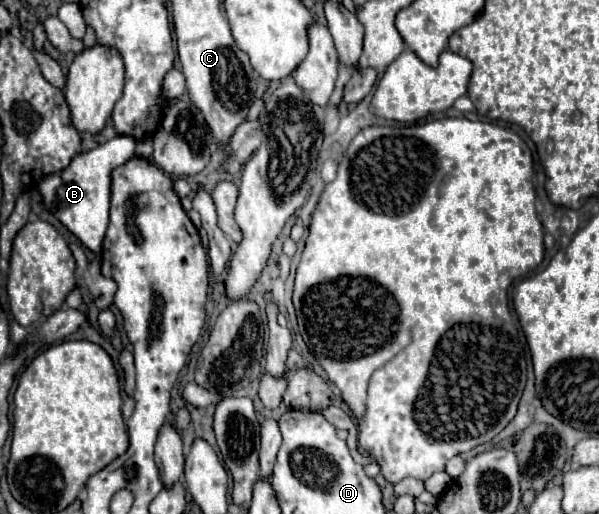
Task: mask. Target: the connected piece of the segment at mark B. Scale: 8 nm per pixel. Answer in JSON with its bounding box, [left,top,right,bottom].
[39,136,135,252]

